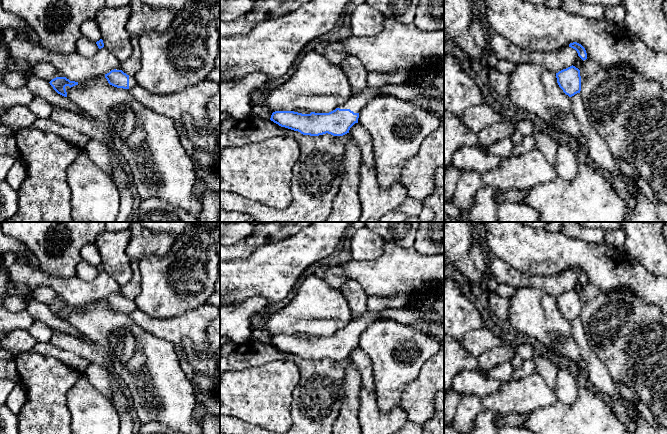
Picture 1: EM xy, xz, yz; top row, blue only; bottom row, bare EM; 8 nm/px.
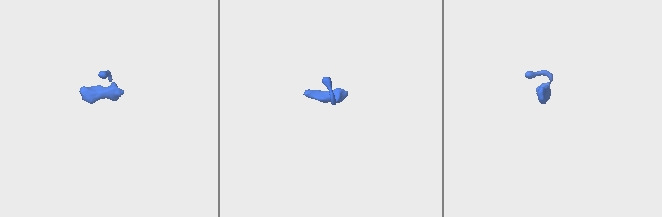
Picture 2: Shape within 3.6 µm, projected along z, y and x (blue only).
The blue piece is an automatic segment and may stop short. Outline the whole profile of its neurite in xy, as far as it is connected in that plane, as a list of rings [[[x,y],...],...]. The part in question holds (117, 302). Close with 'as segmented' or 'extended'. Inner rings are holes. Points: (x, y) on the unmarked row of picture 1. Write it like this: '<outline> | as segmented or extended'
[[[111,294],[109,297],[105,298],[105,302],[110,309],[117,312],[131,313],[138,309],[134,300],[129,300],[122,294]]] | extended

